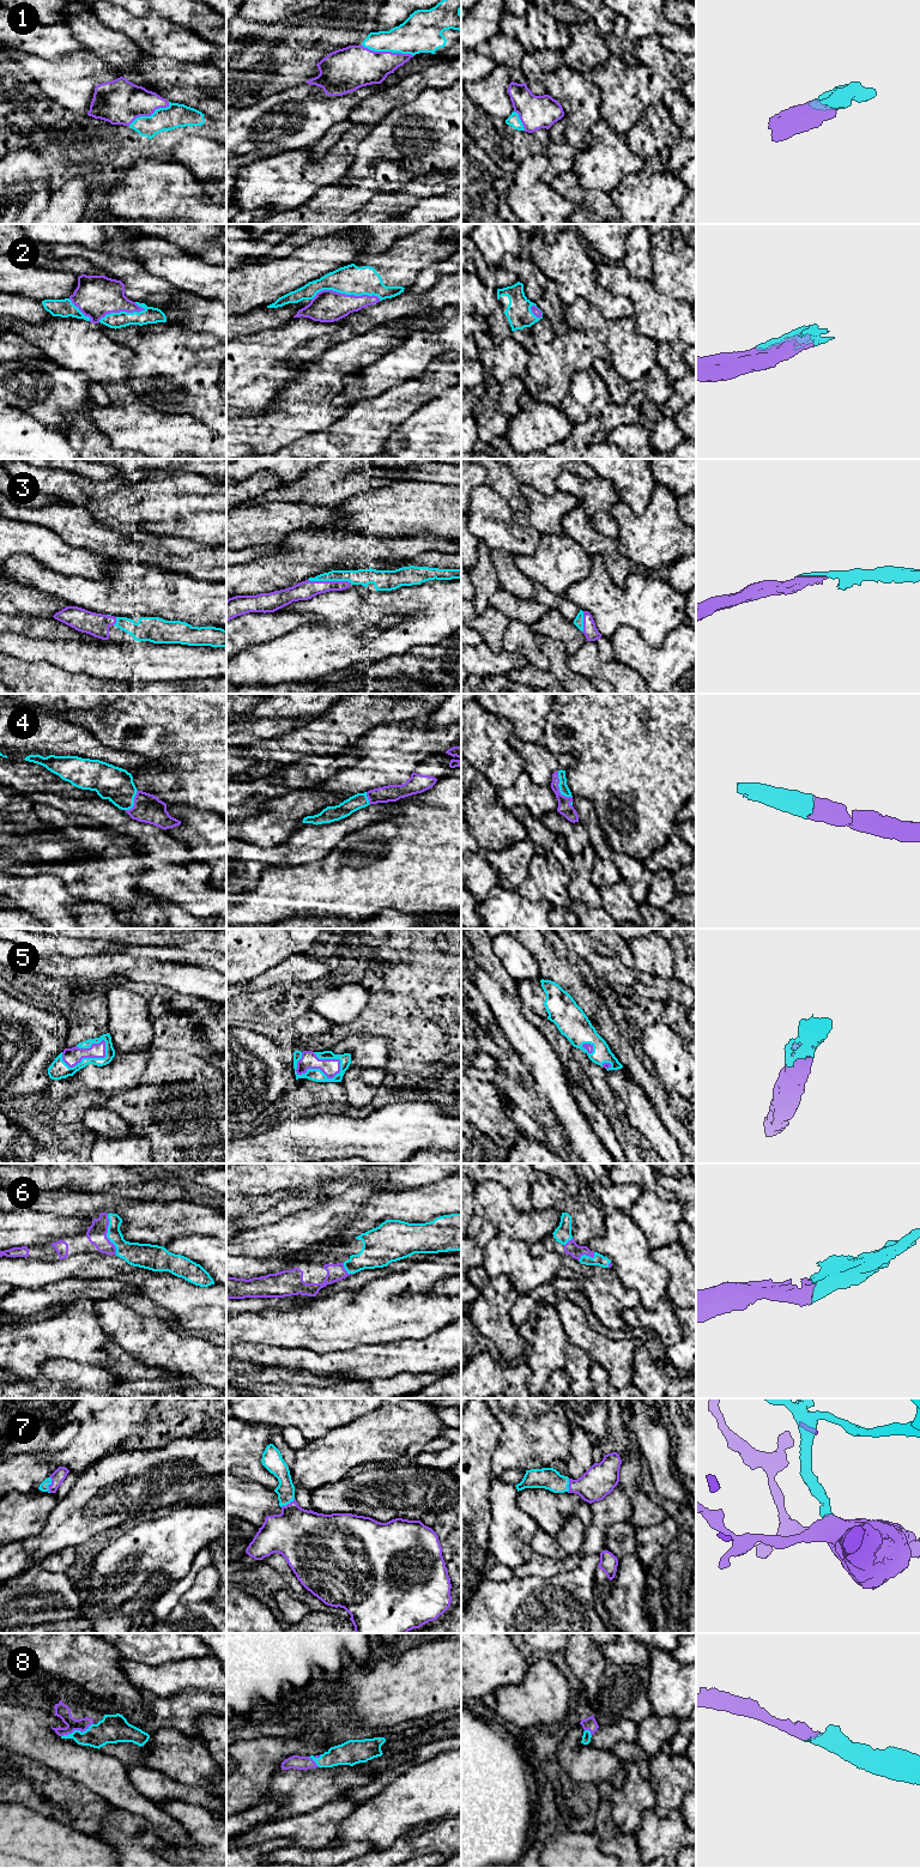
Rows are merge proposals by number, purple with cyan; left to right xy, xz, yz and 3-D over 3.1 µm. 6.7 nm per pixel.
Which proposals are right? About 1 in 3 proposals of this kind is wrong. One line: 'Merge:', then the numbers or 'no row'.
Merge: 1, 2, 3, 4, 5, 6, 7, 8

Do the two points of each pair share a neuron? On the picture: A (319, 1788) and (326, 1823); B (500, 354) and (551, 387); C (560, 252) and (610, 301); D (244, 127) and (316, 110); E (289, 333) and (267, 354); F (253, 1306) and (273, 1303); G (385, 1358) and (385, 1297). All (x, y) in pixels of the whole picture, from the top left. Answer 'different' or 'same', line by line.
A: different
B: different
C: same
D: same
E: same
F: same
G: different

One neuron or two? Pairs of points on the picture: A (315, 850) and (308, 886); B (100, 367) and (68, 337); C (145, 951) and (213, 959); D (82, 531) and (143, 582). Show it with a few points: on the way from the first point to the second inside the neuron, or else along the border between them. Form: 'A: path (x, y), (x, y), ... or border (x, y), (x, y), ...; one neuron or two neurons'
A: border (337, 845), (318, 860), (285, 865); two neurons
B: path (92, 360), (76, 344); one neuron
C: path (162, 954), (197, 957); one neuron
D: border (113, 560), (131, 560), (145, 564); two neurons

